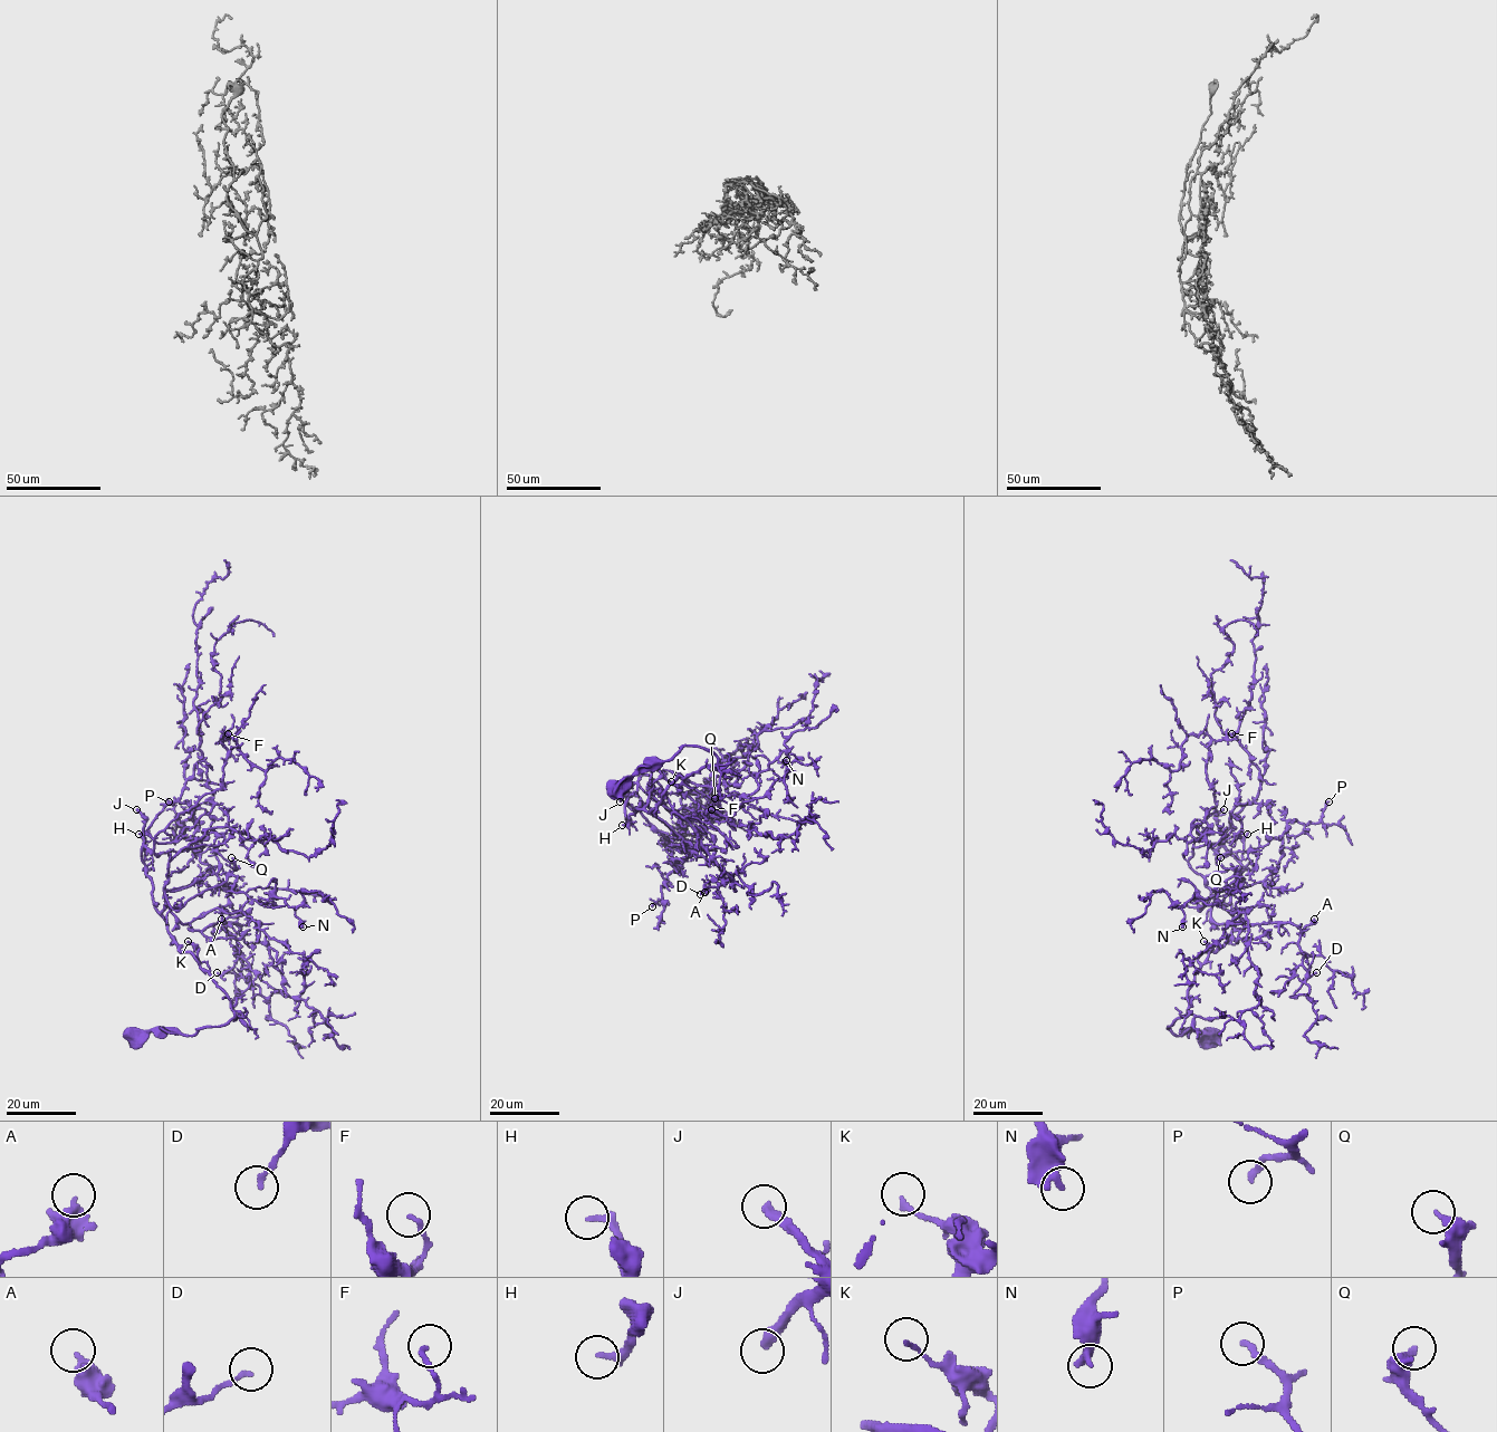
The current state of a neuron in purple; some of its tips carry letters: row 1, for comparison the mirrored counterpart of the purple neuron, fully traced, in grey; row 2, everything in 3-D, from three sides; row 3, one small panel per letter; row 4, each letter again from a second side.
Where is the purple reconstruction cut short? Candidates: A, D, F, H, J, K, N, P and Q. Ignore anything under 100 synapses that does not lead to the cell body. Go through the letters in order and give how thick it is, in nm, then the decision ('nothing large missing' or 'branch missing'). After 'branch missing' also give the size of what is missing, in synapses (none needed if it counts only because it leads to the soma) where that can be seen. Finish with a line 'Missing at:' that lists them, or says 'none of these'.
A: 440 nm | nothing large missing
D: 160 nm | nothing large missing
F: 170 nm | nothing large missing
H: 240 nm | nothing large missing
J: 340 nm | branch missing | 300 syn
K: 140 nm | nothing large missing
N: 360 nm | nothing large missing
P: 220 nm | nothing large missing
Q: 320 nm | nothing large missing
Missing at: J

